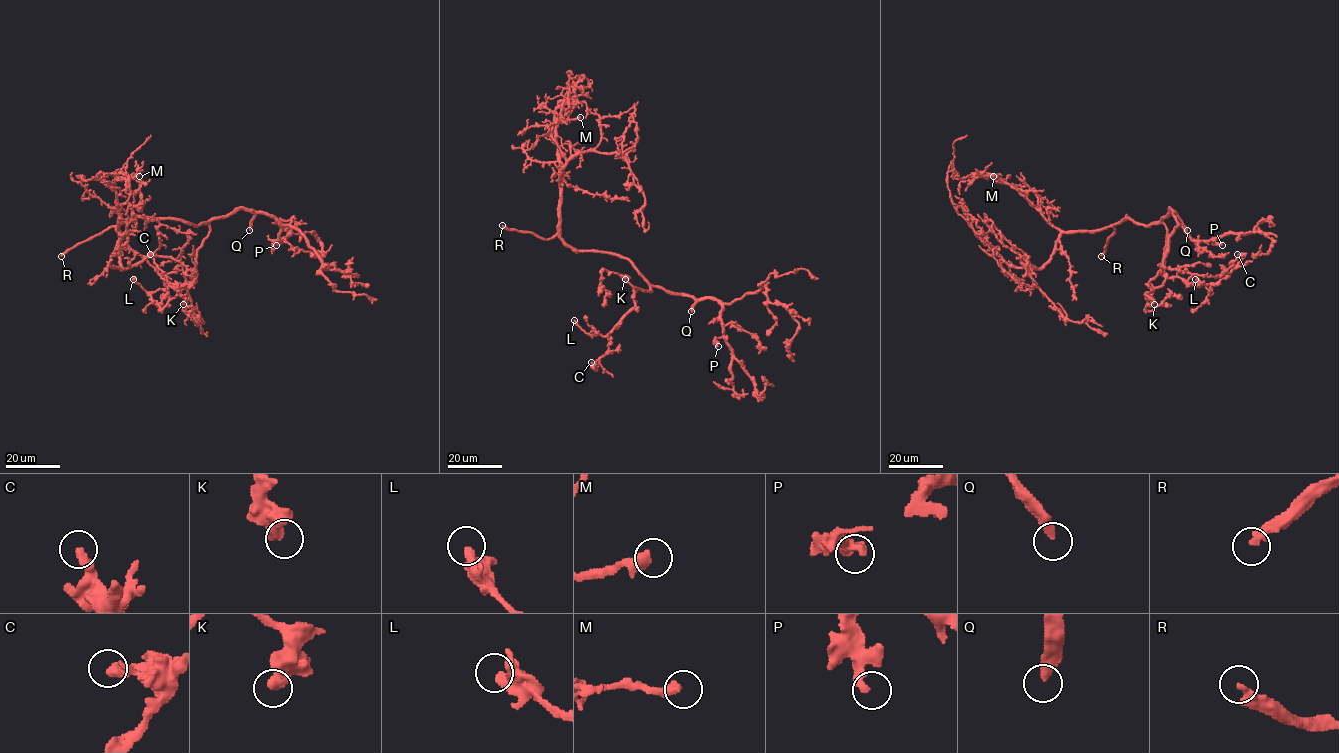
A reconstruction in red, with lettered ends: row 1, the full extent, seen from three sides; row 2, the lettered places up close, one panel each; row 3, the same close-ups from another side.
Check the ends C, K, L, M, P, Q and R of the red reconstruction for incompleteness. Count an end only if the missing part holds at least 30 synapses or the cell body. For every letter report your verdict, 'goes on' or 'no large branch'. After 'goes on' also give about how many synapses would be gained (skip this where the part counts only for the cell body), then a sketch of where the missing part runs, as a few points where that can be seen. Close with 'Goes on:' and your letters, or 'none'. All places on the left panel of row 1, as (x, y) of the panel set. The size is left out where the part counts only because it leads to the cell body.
C: no large branch
K: no large branch
L: no large branch
M: goes on; 80 synapses; course (139, 176), (159, 174), (169, 166), (184, 168), (184, 165)
P: no large branch
Q: goes on; 300 synapses; course (249, 230), (236, 245), (221, 244), (214, 233), (229, 219), (249, 216), (252, 211), (257, 214)
R: goes on
Goes on: M, Q, R

